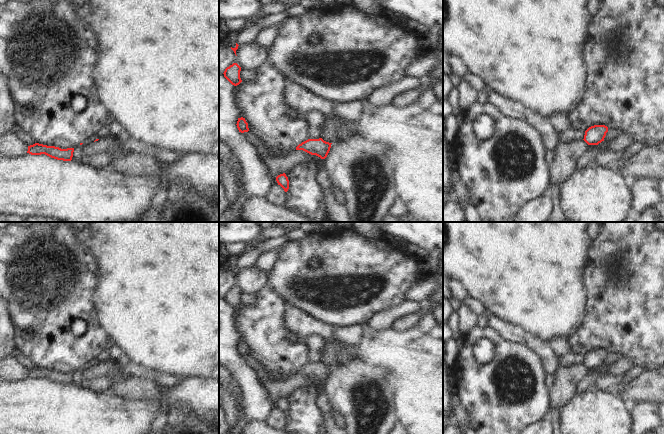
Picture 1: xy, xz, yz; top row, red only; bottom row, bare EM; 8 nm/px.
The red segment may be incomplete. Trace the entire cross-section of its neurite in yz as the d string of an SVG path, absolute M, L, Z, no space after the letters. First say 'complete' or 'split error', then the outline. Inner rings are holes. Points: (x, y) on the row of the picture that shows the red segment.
complete; M594 125L589 127L585 131L584 135L584 141L588 145L598 145L602 141L604 141L604 138L606 136L606 133L608 132L608 127L605 125Z

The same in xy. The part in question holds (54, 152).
complete; M39 143L28 146L27 153L31 155L45 154L51 158L63 161L71 161L74 148L61 149L55 146L47 146Z

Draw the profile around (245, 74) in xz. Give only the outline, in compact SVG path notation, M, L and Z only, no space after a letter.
M241 68L240 78L242 81L252 81L255 77L256 77L255 70Z

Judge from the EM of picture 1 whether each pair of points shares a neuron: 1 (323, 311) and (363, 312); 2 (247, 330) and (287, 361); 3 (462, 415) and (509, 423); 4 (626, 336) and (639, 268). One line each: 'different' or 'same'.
1: same
2: same
3: different
4: same

